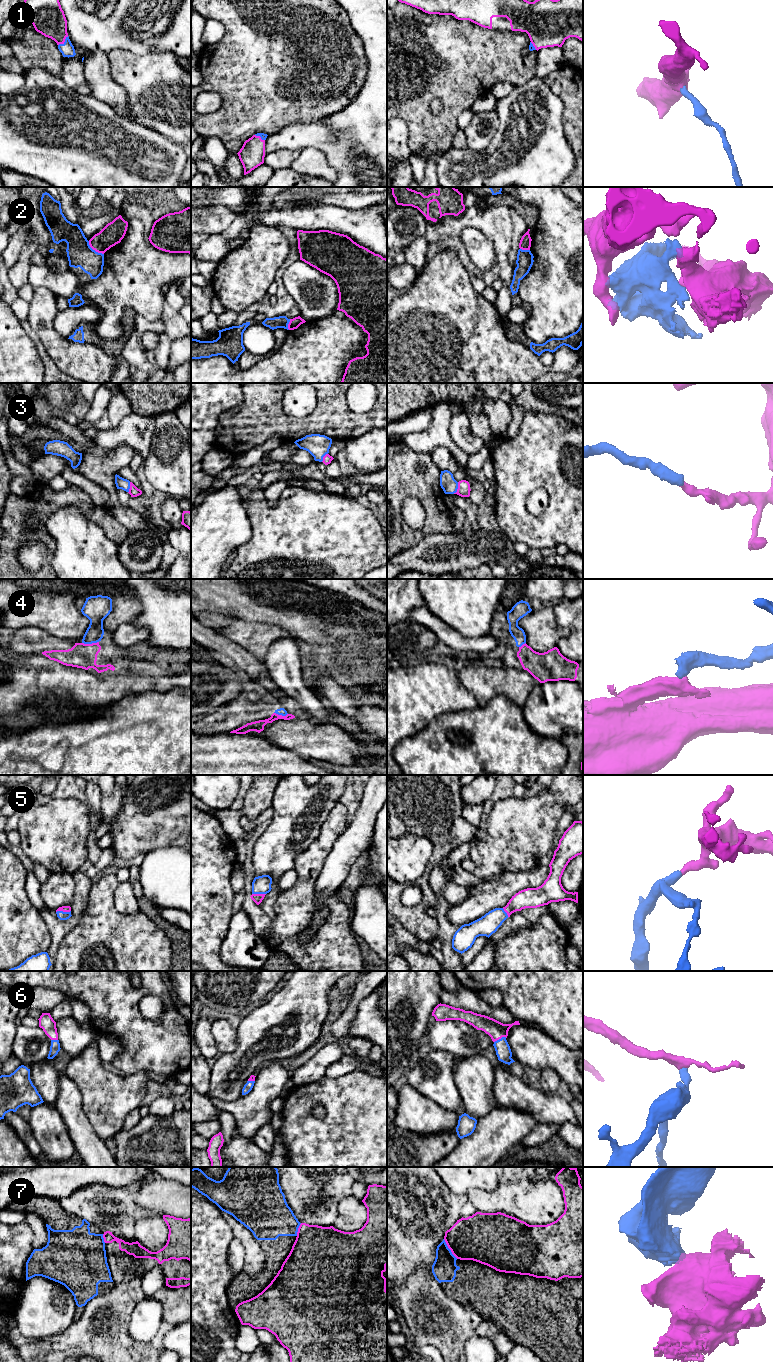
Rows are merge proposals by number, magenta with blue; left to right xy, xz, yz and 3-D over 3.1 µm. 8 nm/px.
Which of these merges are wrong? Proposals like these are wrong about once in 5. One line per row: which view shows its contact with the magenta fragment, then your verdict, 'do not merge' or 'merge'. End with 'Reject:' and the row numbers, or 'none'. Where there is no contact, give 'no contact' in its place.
1: xy | merge
2: xy | merge
3: yz | merge
4: xy | merge
5: xy | merge
6: yz | merge
7: yz | do not merge
Reject: 7

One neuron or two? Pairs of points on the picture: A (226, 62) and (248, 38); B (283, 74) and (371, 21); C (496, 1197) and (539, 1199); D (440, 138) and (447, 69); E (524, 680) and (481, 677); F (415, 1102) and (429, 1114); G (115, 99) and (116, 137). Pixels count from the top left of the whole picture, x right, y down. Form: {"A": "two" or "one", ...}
{"A": "one", "B": "two", "C": "one", "D": "one", "E": "one", "F": "one", "G": "two"}

